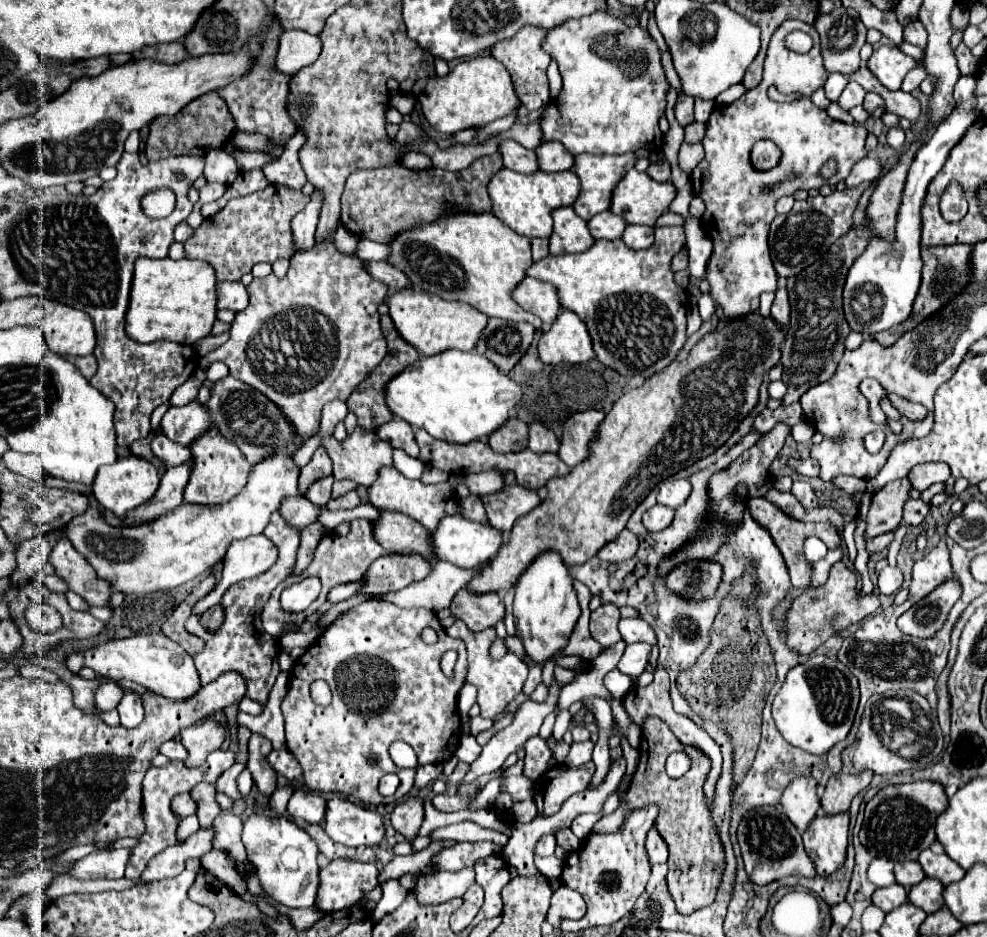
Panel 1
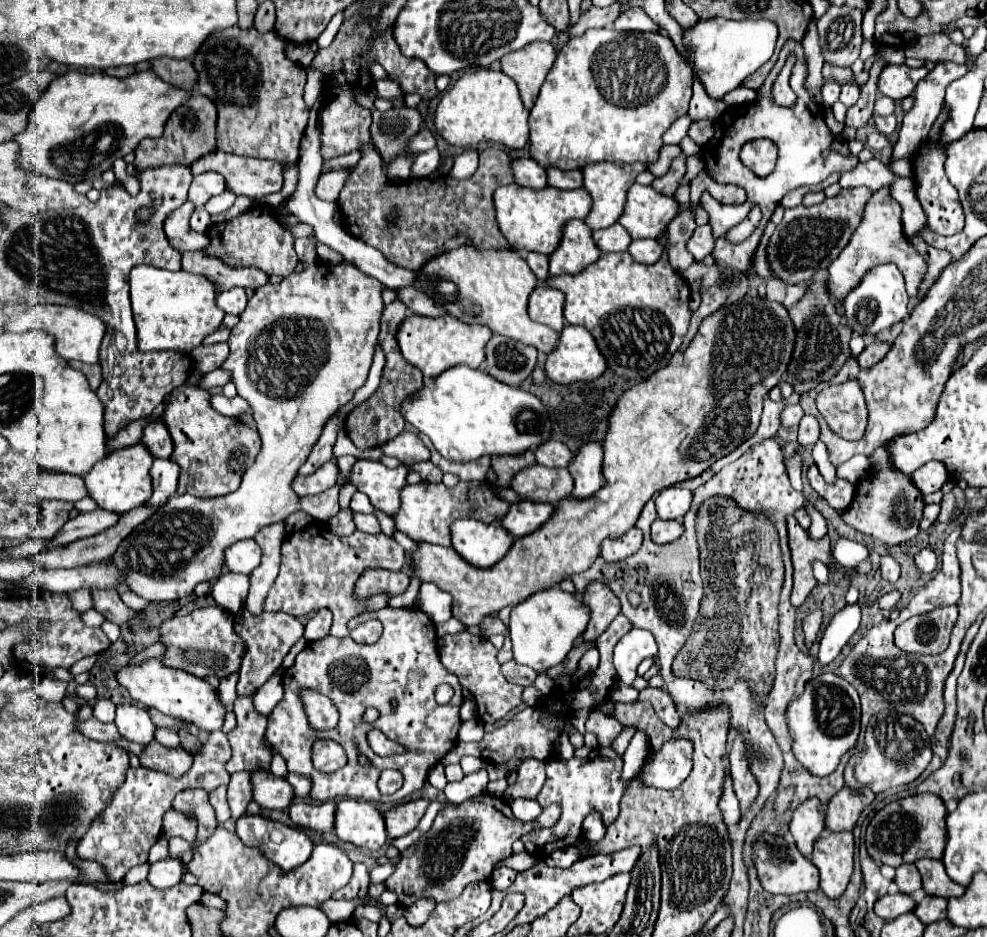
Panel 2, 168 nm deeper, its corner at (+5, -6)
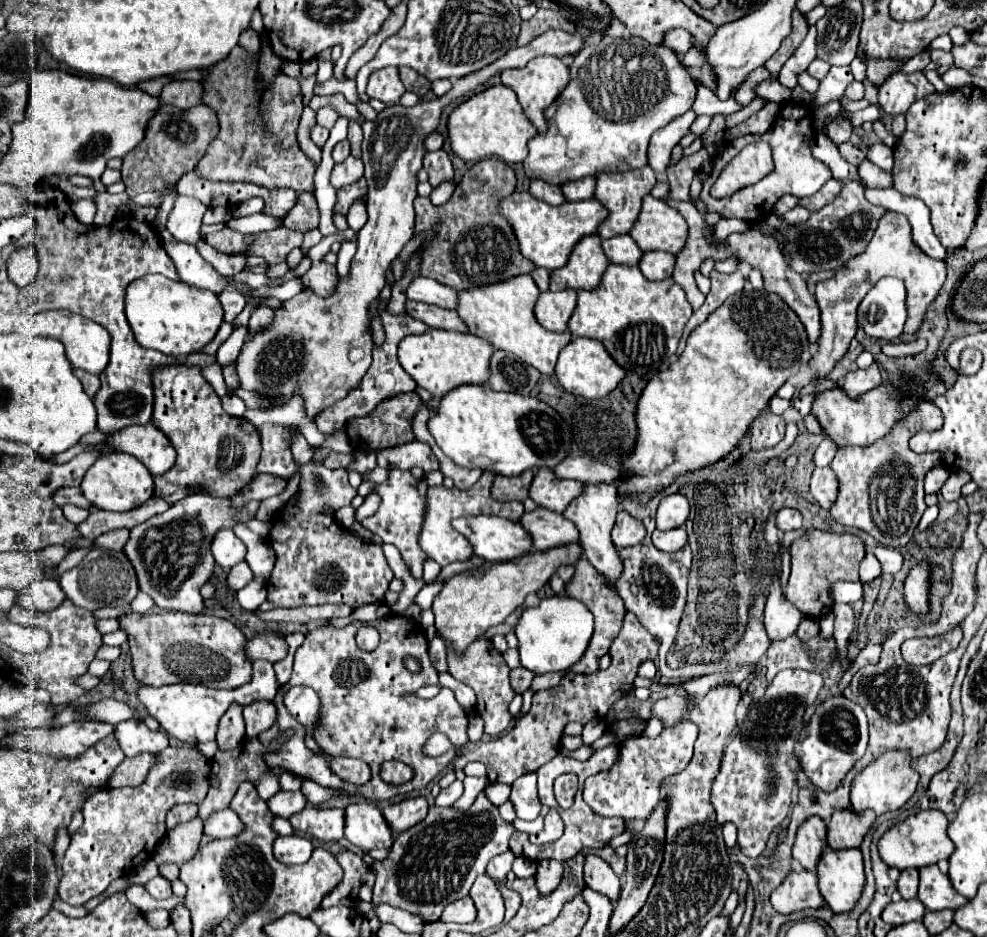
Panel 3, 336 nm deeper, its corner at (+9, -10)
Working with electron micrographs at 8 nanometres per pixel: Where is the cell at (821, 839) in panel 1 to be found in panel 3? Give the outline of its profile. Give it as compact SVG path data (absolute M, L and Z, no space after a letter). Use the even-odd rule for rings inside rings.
M824 848L818 860L818 888L832 912L852 910L864 888L864 866L858 848Z

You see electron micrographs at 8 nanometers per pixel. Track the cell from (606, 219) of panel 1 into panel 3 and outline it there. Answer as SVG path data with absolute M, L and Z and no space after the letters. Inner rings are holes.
M618 234L608 240L602 240L602 248L610 262L626 264L626 266L636 266L642 254L642 250L636 246L636 242L628 234Z

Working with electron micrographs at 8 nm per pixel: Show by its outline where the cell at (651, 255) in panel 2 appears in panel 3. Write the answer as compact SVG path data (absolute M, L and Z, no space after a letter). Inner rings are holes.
M656 250L644 252L638 262L638 268L648 280L664 280L672 276L672 266L674 266L674 254L656 252Z

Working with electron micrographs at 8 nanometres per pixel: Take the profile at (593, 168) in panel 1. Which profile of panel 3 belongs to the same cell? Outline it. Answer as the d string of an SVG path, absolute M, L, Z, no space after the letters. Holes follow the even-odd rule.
M644 166L640 170L628 170L628 172L604 172L596 176L596 190L594 190L594 198L606 206L608 216L606 220L600 224L598 228L598 236L600 238L612 238L616 234L626 234L630 232L630 226L634 224L634 220L638 218L640 212L640 202L646 194L650 194L650 190L656 184L656 176L654 170L650 166Z

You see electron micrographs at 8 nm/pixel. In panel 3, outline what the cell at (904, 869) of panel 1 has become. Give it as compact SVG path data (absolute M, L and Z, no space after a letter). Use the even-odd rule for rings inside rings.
M908 868L900 872L898 878L898 892L902 894L902 898L916 898L918 892L918 870L916 868Z

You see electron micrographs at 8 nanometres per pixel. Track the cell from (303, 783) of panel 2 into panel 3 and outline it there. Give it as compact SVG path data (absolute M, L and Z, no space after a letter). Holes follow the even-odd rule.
M302 780L302 794L306 796L308 804L322 804L334 796L338 796L338 792L334 790L324 790L322 786L318 786L312 780Z

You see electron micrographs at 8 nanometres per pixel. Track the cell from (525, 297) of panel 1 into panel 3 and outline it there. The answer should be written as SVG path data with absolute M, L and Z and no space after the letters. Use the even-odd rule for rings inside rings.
M562 290L562 292L540 292L534 316L536 320L552 332L564 332L566 322L576 306L576 290Z

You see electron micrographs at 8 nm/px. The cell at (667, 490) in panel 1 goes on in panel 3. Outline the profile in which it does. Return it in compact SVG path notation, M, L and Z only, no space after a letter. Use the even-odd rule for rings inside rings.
M670 494L664 496L658 504L658 512L656 512L656 528L658 530L672 530L678 528L686 522L690 514L690 504L686 500L684 494Z

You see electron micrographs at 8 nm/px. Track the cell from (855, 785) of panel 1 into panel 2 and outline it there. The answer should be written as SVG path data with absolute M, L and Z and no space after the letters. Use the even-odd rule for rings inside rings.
M842 788L830 802L826 810L826 828L830 832L852 832L862 810L870 806L874 800L874 792L864 788L854 792L850 788Z

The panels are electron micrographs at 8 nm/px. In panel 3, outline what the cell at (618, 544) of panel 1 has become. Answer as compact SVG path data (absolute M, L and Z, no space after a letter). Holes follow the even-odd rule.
M618 512L616 524L612 530L612 542L618 550L640 544L644 540L644 536L646 536L646 530L640 520L632 518L628 512Z

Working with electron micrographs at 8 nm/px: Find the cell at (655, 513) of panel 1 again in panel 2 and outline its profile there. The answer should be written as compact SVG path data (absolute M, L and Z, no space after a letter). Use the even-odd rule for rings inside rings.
M656 518L652 522L652 540L656 544L668 544L668 542L674 542L676 538L680 538L684 532L684 524L678 522L678 520L660 520Z

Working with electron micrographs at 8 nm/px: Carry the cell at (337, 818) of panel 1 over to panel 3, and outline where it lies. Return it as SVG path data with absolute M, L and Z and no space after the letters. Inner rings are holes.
M350 804L346 808L344 822L344 838L364 852L370 852L372 848L392 846L392 832L376 804Z

